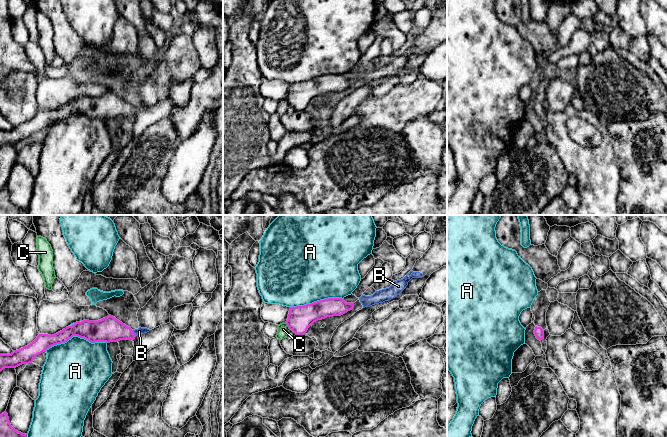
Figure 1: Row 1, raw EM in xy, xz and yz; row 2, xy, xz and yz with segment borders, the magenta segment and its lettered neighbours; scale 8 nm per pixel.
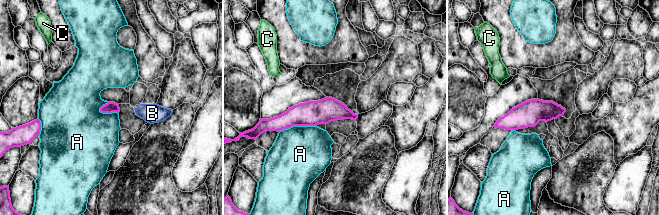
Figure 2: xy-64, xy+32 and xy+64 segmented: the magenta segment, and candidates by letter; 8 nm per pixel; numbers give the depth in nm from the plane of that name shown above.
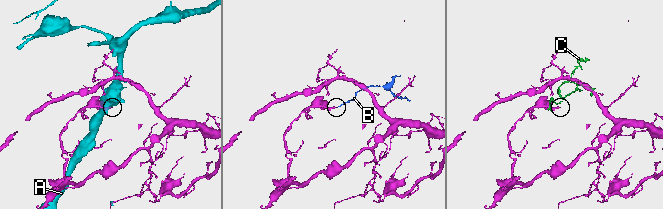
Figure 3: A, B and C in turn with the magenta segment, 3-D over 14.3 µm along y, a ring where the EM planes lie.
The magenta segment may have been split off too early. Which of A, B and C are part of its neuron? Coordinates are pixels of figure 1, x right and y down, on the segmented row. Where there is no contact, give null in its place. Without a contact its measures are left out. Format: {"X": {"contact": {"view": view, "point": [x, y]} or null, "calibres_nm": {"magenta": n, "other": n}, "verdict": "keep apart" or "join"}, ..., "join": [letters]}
{"A": {"contact": {"view": "xy", "point": [75, 335]}, "calibres_nm": {"magenta": 190, "other": 440}, "verdict": "keep apart"}, "B": {"contact": {"view": "xy", "point": [133, 333]}, "calibres_nm": {"magenta": 200, "other": 60}, "verdict": "join"}, "C": {"contact": {"view": "xz", "point": [287, 325]}, "calibres_nm": {"magenta": 200, "other": 90}, "verdict": "keep apart"}, "join": ["B"]}

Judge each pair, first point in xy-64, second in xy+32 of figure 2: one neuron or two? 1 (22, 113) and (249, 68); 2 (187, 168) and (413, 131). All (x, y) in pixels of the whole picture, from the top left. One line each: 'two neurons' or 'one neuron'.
1: two neurons
2: two neurons

